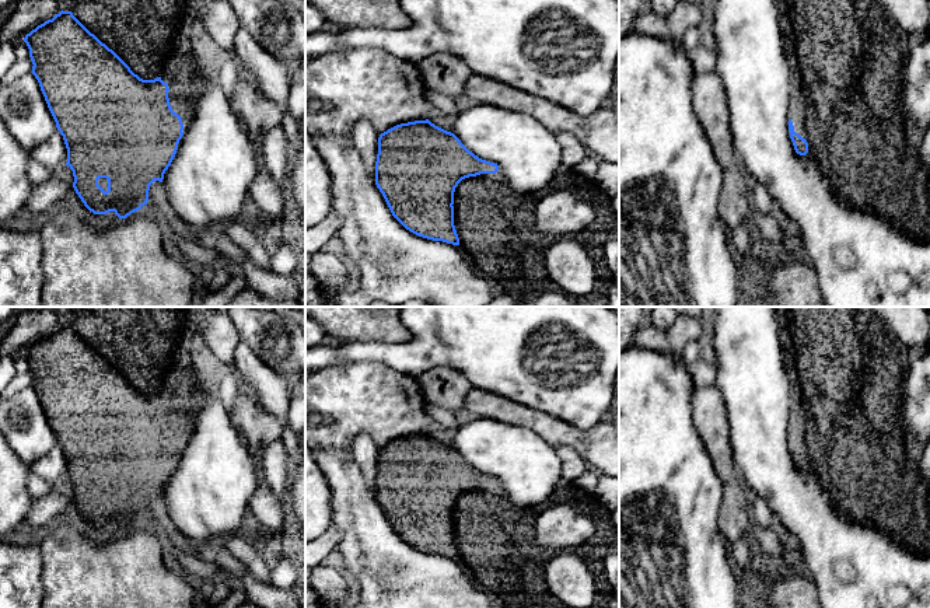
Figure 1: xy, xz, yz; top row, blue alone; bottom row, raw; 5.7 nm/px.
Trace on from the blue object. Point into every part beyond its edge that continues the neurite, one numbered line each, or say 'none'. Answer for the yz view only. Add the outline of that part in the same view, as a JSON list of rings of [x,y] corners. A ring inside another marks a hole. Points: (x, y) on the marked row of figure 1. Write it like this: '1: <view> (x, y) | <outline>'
1: yz (797, 104) | [[[775,0],[777,13],[779,13],[779,24],[784,42],[784,56],[789,63],[790,70],[790,81],[791,81],[791,99],[789,105],[789,118],[793,122],[794,132],[798,133],[803,139],[807,140],[805,134],[805,99],[801,88],[801,73],[800,64],[796,53],[796,39],[791,27],[790,18],[790,0]]]

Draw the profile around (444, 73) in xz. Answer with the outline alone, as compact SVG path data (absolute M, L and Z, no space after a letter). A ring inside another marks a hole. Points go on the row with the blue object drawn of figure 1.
M436 53L416 63L424 87L455 98L465 94L465 84L473 74L469 64L450 53Z

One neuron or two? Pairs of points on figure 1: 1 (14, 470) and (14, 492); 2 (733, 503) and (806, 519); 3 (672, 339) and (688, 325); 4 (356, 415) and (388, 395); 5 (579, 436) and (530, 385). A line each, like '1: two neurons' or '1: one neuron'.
1: one neuron
2: two neurons
3: one neuron
4: one neuron
5: two neurons

